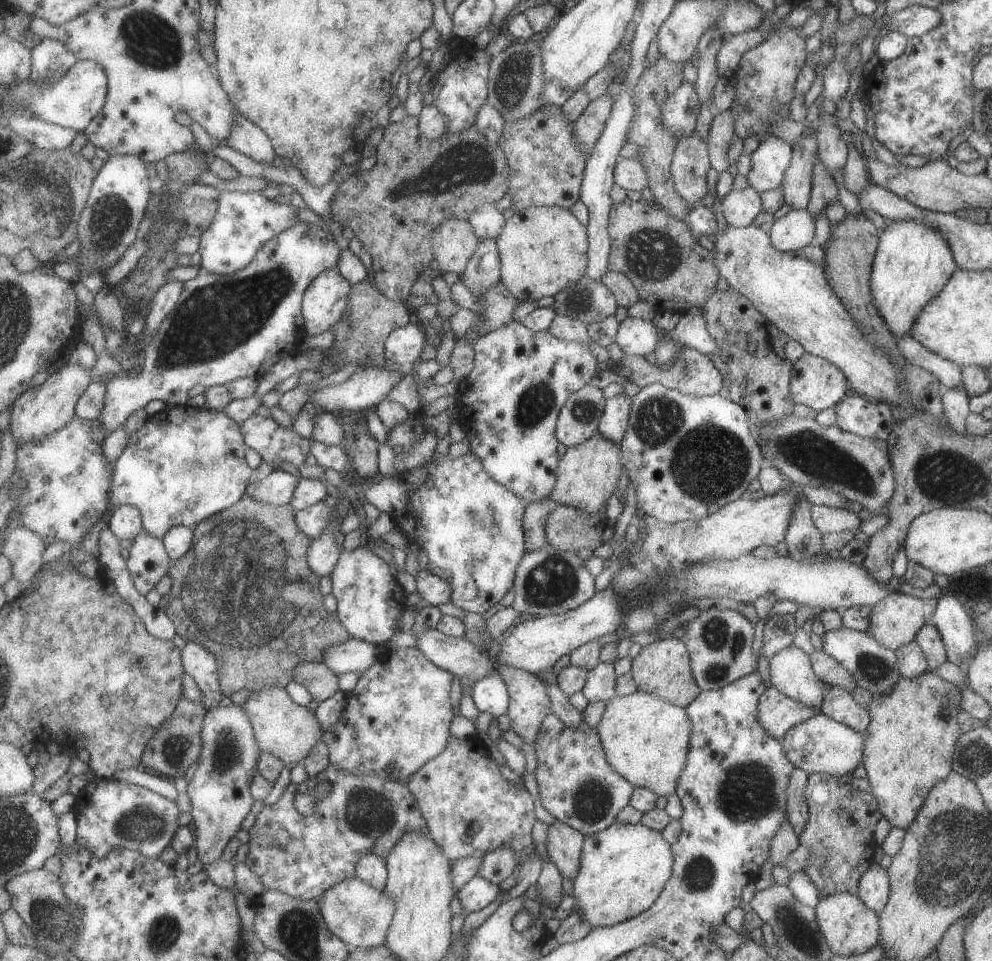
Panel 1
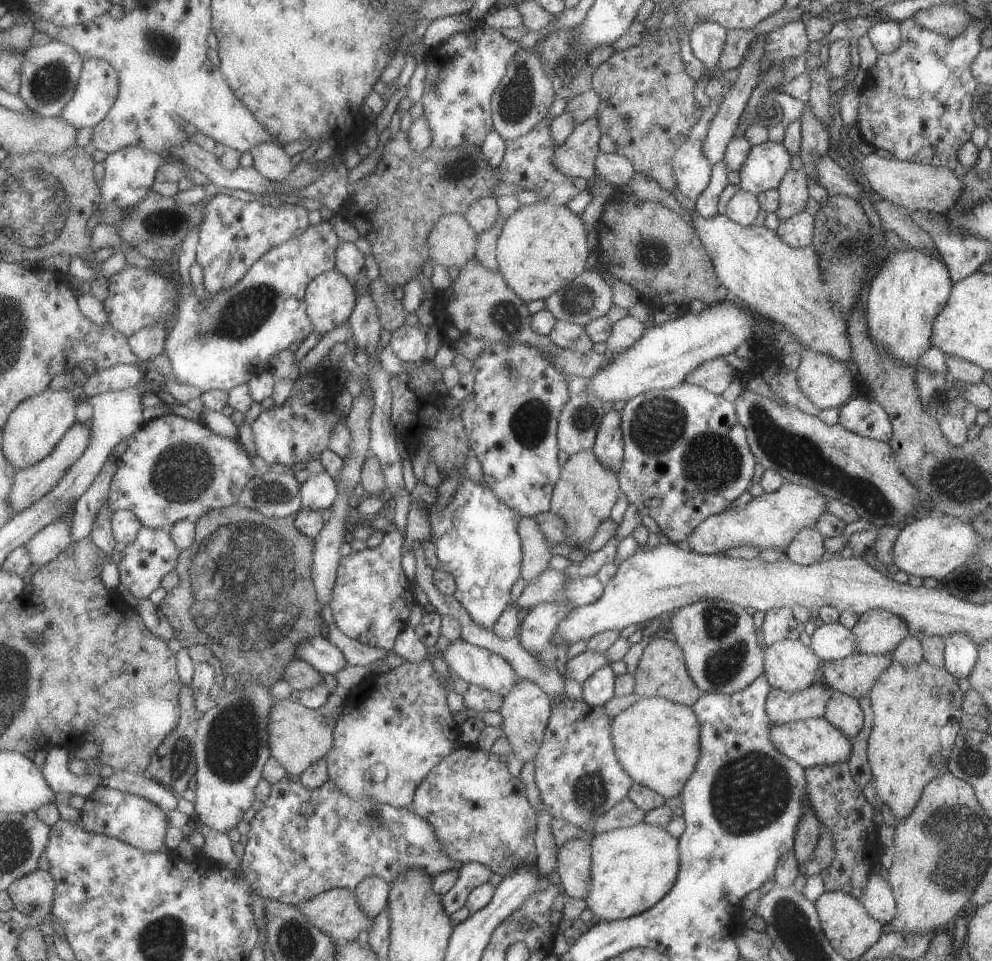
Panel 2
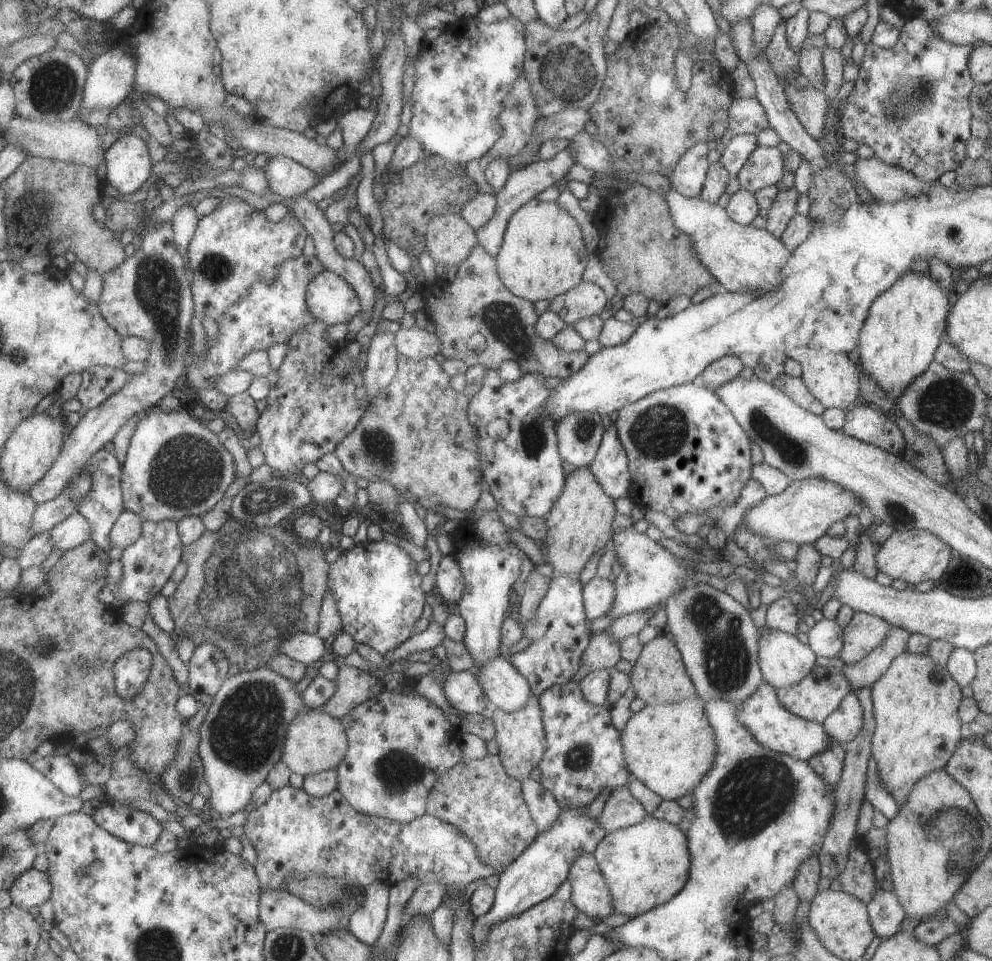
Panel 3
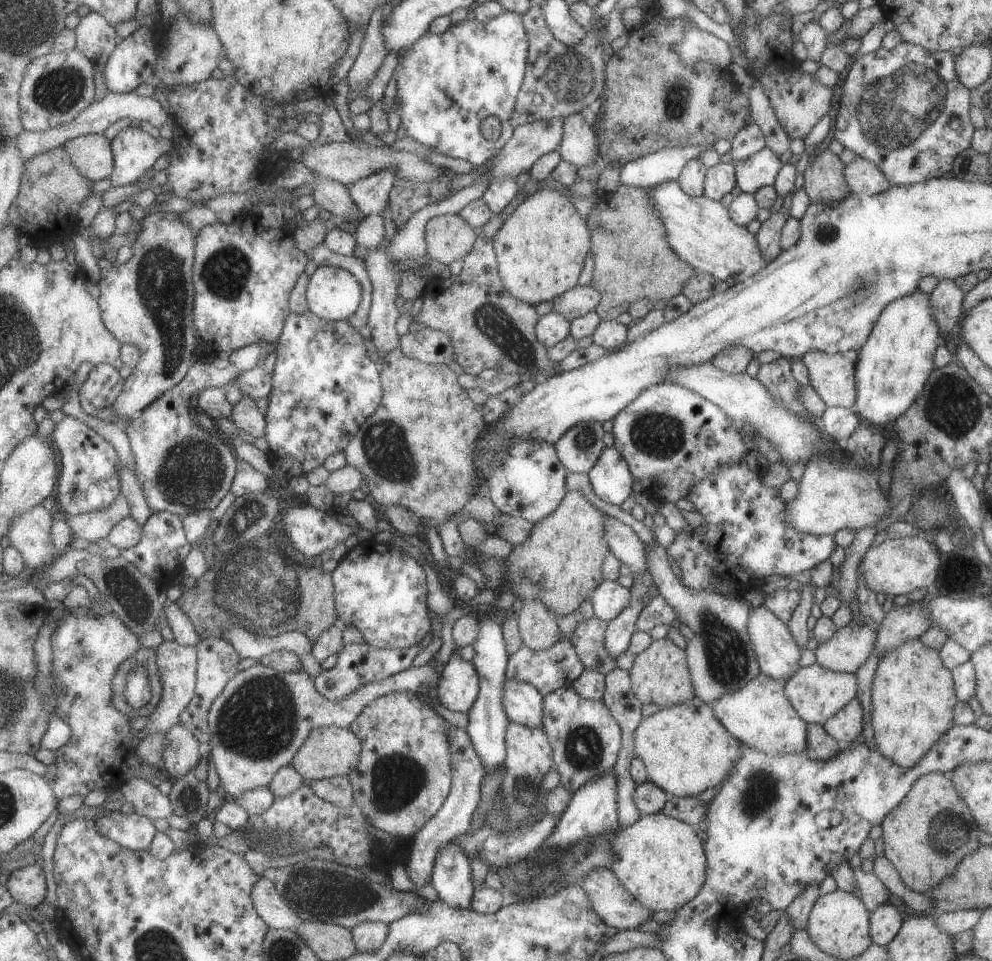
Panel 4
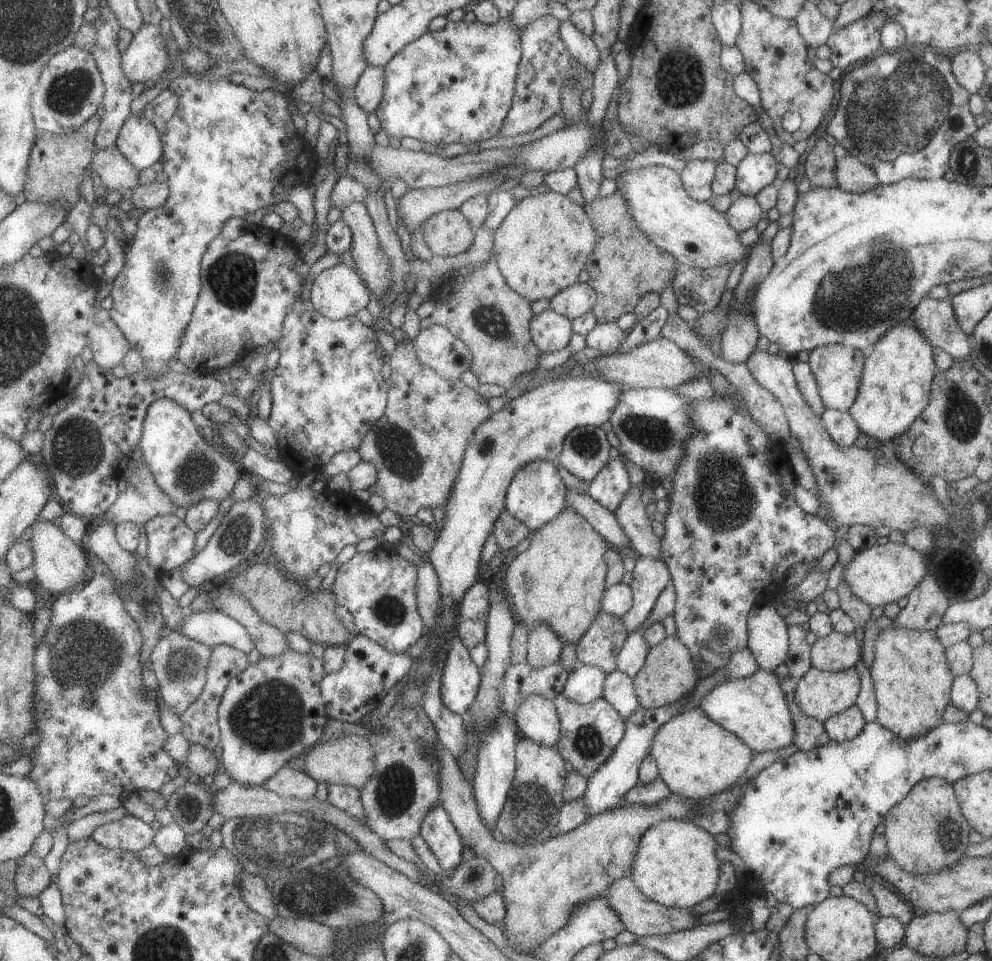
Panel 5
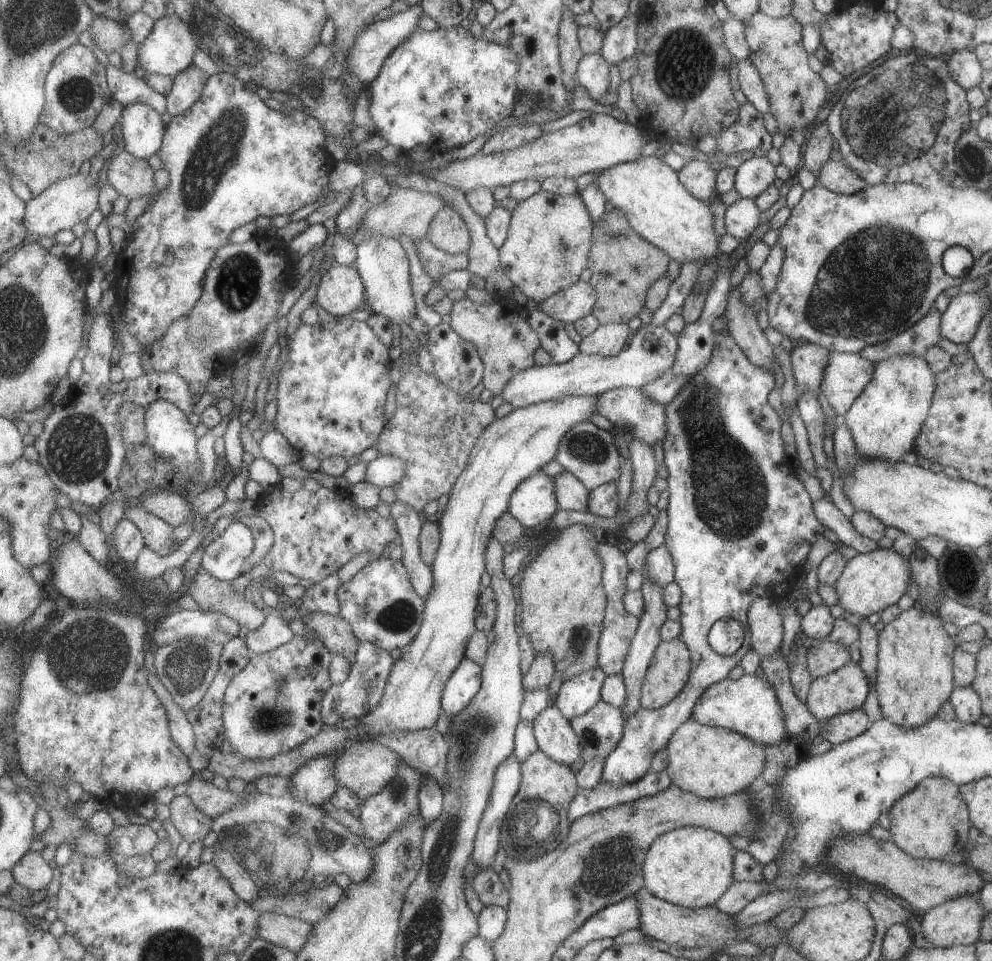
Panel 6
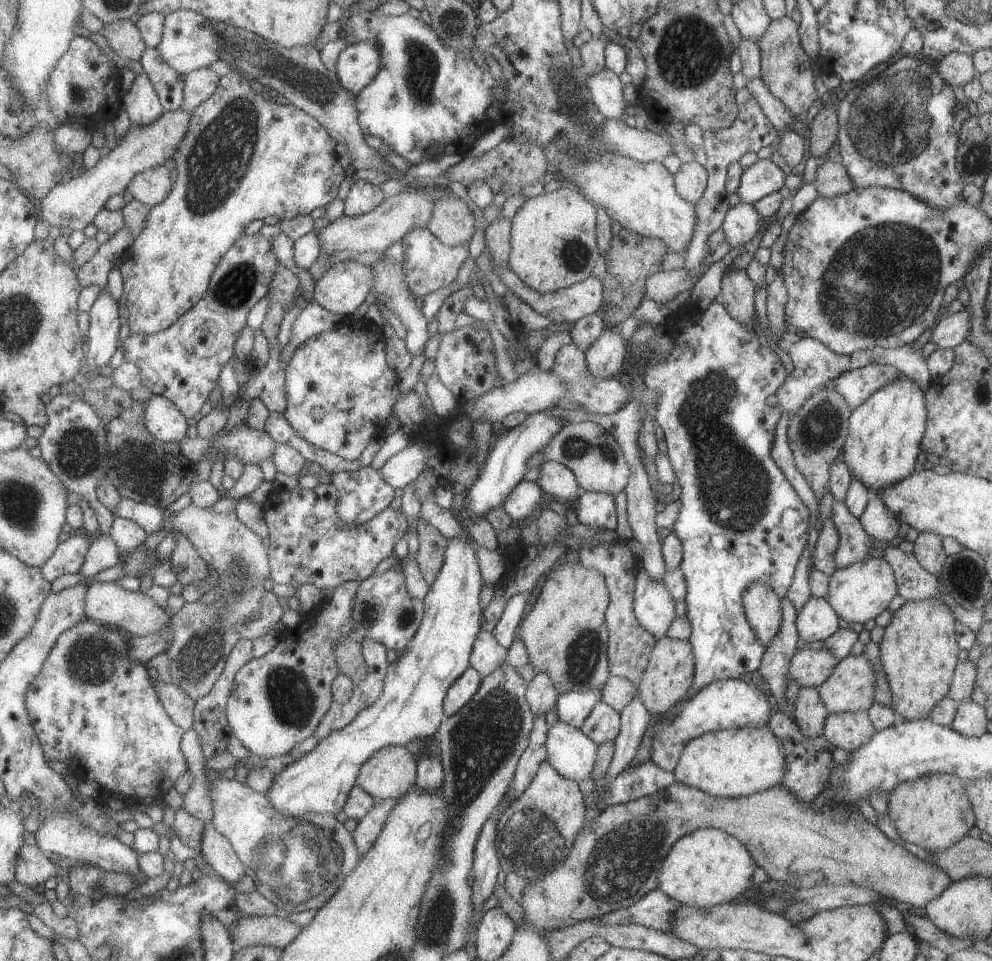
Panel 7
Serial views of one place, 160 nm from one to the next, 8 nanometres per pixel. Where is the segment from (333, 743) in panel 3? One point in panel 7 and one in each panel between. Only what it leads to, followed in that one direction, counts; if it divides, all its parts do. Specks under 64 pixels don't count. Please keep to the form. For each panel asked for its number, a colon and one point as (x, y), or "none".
4: (331, 751)
5: (351, 760)
6: (368, 767)
7: (391, 773)

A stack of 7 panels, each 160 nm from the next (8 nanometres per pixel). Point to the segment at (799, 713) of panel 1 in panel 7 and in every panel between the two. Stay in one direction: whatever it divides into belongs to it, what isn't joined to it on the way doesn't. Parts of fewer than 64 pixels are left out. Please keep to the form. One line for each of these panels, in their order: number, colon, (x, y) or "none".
2: (781, 707)
3: (817, 694)
4: (816, 693)
5: (820, 694)
6: (844, 689)
7: (850, 687)

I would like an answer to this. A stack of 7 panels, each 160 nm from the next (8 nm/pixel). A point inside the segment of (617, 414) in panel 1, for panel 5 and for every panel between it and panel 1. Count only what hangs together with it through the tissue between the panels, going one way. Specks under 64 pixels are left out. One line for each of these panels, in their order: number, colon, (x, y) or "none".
2: (608, 443)
3: (609, 466)
4: (610, 478)
5: (610, 485)

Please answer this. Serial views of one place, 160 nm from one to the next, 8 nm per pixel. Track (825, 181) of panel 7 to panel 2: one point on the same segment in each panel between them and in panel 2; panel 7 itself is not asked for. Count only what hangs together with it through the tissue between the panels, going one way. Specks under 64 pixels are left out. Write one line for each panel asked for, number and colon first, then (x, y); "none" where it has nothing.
2: (914, 186)
3: (884, 182)
4: (861, 176)
5: (850, 175)
6: (833, 175)

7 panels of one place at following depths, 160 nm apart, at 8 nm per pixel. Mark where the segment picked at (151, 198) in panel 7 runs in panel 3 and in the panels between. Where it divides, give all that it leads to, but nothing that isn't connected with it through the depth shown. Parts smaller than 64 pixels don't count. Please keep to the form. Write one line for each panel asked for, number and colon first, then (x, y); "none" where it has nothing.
3: (75, 141)
4: (93, 154)
5: (118, 173)
6: (133, 177)

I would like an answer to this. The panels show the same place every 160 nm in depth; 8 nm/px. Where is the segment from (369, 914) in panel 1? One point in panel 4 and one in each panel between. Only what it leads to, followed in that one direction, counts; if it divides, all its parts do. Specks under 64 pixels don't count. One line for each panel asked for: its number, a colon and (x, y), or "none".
2: (337, 912)
3: (279, 908)
4: (271, 906)

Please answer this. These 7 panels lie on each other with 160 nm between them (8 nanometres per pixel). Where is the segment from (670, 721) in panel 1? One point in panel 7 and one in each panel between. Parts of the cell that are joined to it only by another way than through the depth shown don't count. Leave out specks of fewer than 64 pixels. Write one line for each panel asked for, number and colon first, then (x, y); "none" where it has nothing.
2: (656, 742)
3: (669, 747)
4: (685, 750)
5: (696, 758)
6: (709, 762)
7: (737, 762)

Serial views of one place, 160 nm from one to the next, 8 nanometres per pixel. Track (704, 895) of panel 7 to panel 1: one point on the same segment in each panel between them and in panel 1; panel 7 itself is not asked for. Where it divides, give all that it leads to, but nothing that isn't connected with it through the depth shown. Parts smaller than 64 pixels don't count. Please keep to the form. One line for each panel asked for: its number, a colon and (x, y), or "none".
1: (623, 868)
2: (632, 868)
3: (644, 865)
4: (660, 860)
5: (675, 865)
6: (691, 867)

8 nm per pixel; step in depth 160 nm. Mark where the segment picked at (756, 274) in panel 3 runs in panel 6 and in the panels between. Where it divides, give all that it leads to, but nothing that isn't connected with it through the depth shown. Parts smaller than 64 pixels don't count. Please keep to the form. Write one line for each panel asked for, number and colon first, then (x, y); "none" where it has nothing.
4: (698, 230)
5: (693, 233)
6: (656, 205)

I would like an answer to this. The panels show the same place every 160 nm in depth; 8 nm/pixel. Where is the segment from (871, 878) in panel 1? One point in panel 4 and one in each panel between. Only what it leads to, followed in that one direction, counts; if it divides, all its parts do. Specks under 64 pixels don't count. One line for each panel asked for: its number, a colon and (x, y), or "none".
2: (877, 899)
3: (885, 913)
4: (885, 921)

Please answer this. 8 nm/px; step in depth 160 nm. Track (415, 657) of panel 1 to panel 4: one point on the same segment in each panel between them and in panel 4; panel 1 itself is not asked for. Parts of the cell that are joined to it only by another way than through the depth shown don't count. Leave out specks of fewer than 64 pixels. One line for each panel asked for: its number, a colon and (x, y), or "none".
2: (397, 727)
3: (401, 744)
4: (404, 776)

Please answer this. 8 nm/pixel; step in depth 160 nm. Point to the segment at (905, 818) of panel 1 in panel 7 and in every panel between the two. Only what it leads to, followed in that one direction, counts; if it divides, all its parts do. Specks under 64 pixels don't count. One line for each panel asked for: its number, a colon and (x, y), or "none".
2: (916, 710)
3: (915, 702)
4: (912, 697)
5: (911, 678)
6: (914, 676)
7: (918, 650)

